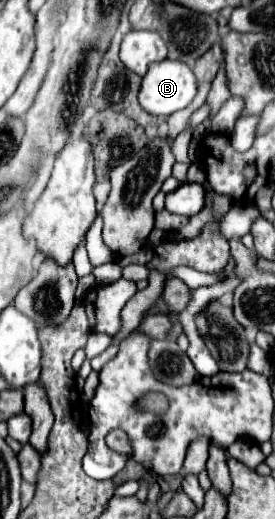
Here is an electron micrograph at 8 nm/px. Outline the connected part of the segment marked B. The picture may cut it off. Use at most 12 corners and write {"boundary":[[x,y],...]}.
{"boundary":[[180,60],[150,66],[140,106],[154,116],[186,108],[198,92]]}

